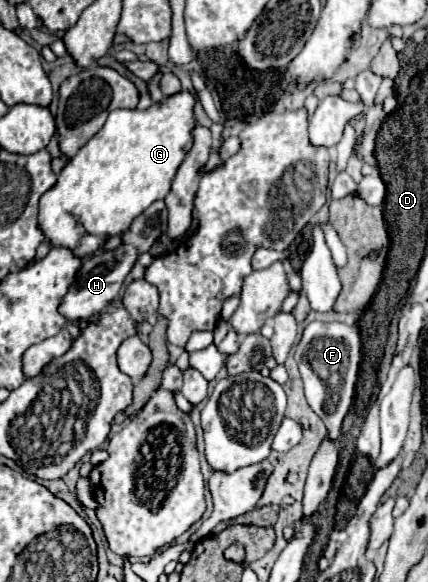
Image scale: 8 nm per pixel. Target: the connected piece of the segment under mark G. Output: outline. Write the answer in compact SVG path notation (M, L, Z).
M180 90L172 96L162 98L160 102L154 102L146 110L134 108L110 112L104 128L78 150L78 154L60 172L56 186L40 198L38 222L52 246L70 248L76 256L84 258L96 252L106 238L120 236L124 230L128 230L130 222L138 214L142 214L154 200L166 198L166 194L170 192L170 182L174 180L178 166L184 162L192 146L196 102L196 92Z

